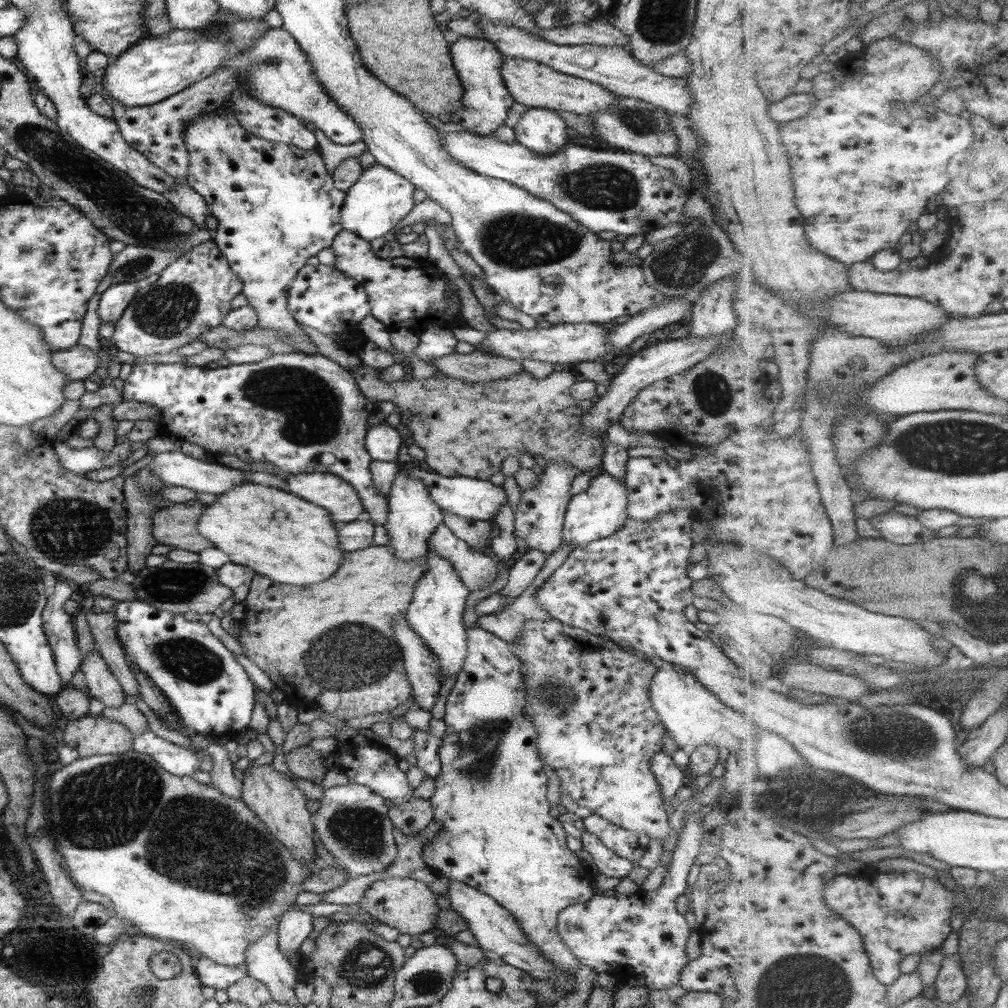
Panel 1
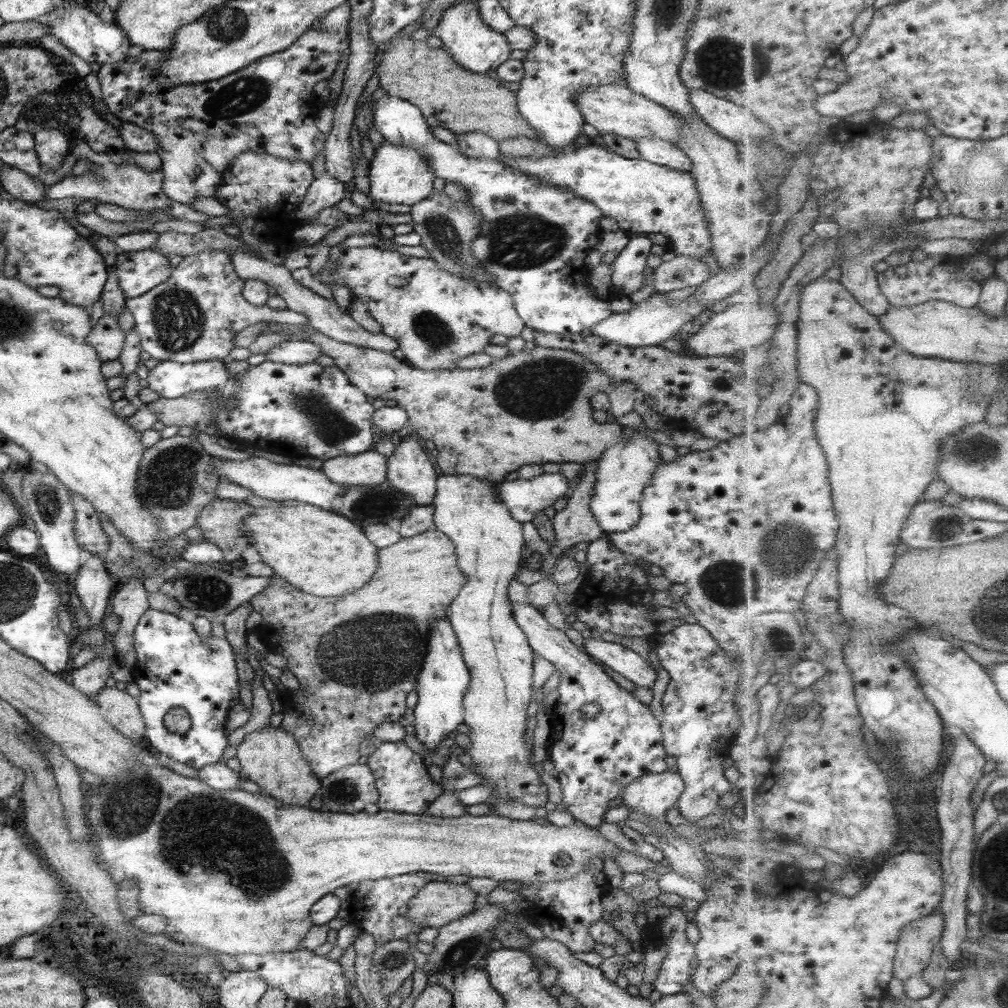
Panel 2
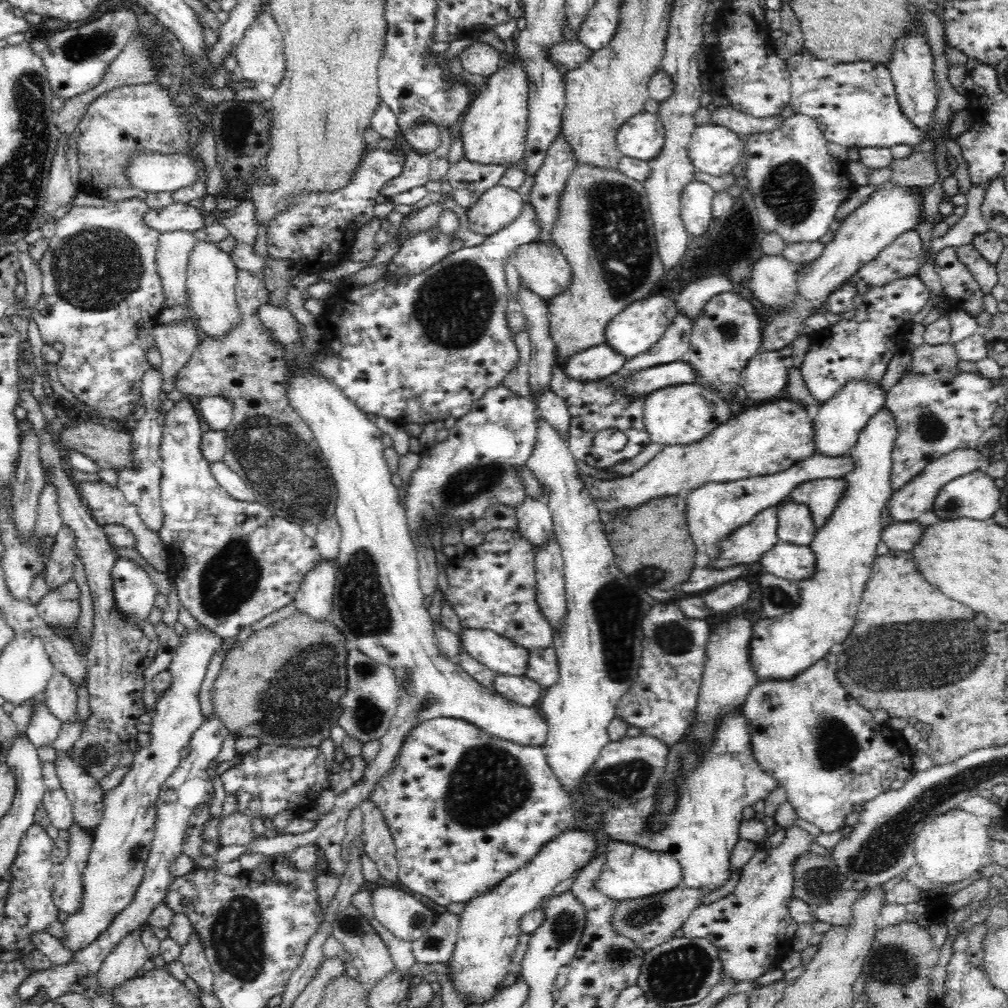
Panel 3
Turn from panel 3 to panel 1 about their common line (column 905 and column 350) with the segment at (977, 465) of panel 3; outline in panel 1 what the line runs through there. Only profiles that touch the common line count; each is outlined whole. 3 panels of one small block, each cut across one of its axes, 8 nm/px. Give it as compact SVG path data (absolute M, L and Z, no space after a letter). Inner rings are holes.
M300 472L288 474L288 491L329 512L332 523L359 520L365 509L350 484L336 474Z

